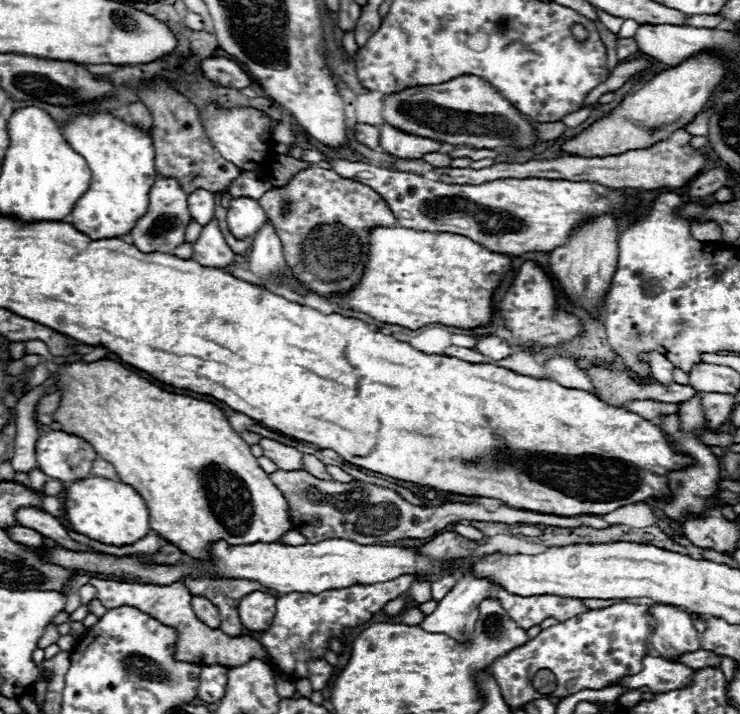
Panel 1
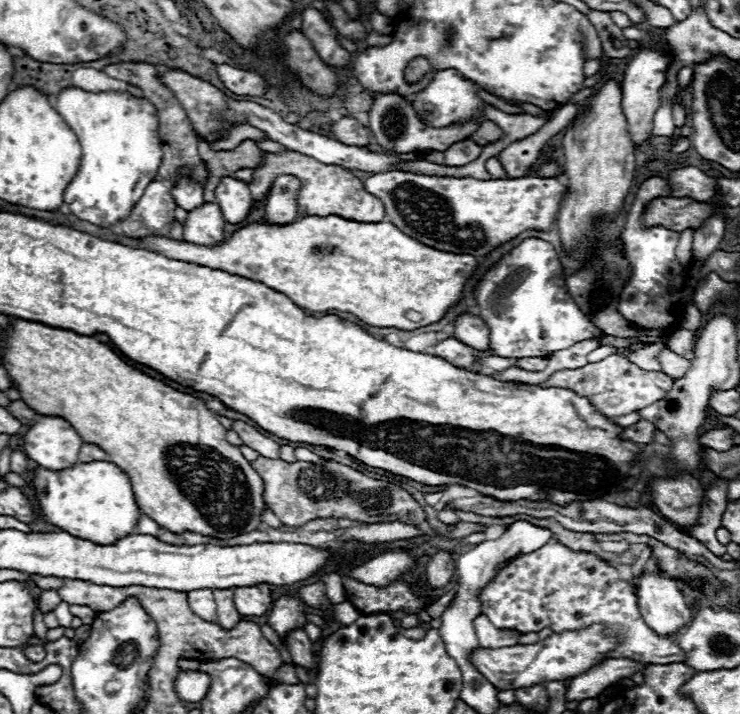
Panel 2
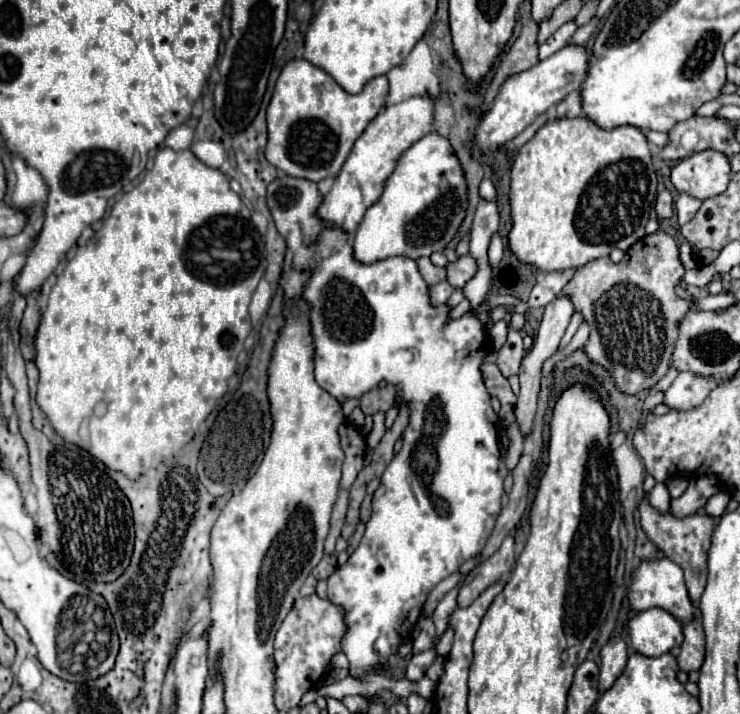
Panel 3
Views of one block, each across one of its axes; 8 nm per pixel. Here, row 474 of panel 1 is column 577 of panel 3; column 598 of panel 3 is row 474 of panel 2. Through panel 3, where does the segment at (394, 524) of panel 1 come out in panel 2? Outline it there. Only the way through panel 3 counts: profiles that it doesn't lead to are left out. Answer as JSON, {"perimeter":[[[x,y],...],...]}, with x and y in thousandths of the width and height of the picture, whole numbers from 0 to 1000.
{"perimeter":[[[349,639],[341,655],[357,675],[357,703],[370,714],[378,731],[405,737],[422,725],[486,725],[486,731],[508,731],[508,725],[541,725],[543,731],[573,731],[576,720],[568,706],[541,681],[497,669],[495,664],[451,644],[438,650],[384,647]]]}

